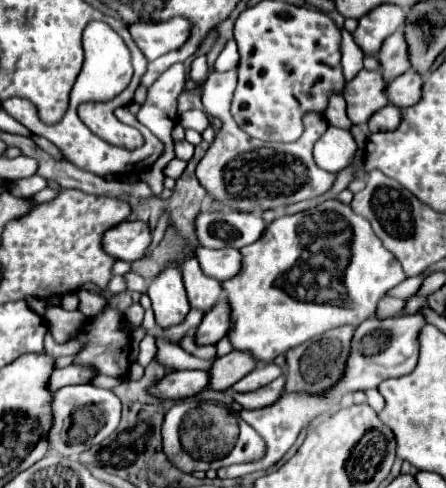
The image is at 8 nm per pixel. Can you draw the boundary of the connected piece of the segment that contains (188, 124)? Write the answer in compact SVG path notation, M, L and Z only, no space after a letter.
M188 110L184 114L180 114L180 126L184 128L194 128L196 132L204 132L208 126L210 126L210 120L208 120L208 114L203 110Z

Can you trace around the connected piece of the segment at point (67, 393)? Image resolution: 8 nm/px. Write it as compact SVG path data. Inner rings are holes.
M94 384L64 386L58 392L54 392L52 412L54 412L54 426L50 430L52 448L58 454L76 460L80 452L106 440L116 430L120 422L120 398L112 390L104 390Z

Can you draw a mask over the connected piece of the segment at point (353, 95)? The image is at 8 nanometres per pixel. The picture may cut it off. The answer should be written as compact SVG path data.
M360 70L360 74L346 84L342 96L348 104L348 118L356 126L366 124L376 110L388 104L386 82L378 70Z

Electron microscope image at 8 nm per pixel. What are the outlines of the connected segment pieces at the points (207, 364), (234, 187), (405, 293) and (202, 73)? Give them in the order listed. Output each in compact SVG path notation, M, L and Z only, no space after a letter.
M156 336L156 356L154 356L156 362L160 362L162 366L166 368L172 368L172 370L210 370L216 356L212 360L200 360L188 352L184 352L178 344L170 342L170 346L166 346L166 340L162 336Z
M230 70L228 74L212 72L202 90L204 110L210 116L220 118L222 122L220 132L196 166L196 178L200 180L204 190L228 208L252 214L276 210L280 206L290 206L294 202L324 194L332 186L336 176L316 166L312 158L312 148L316 140L326 132L326 120L318 114L310 114L308 118L304 118L304 134L292 144L274 144L250 138L244 130L240 130L240 126L230 114L234 88L236 70Z
M422 272L420 276L414 276L414 278L406 278L402 284L398 284L396 288L392 288L388 292L388 296L398 296L398 298L404 298L404 300L412 298L420 290L420 286L422 286L422 282L424 282L426 276L428 276L428 272Z
M196 58L196 60L192 62L190 78L192 78L194 82L198 82L198 84L204 84L206 76L208 76L208 64L206 64L206 58Z

